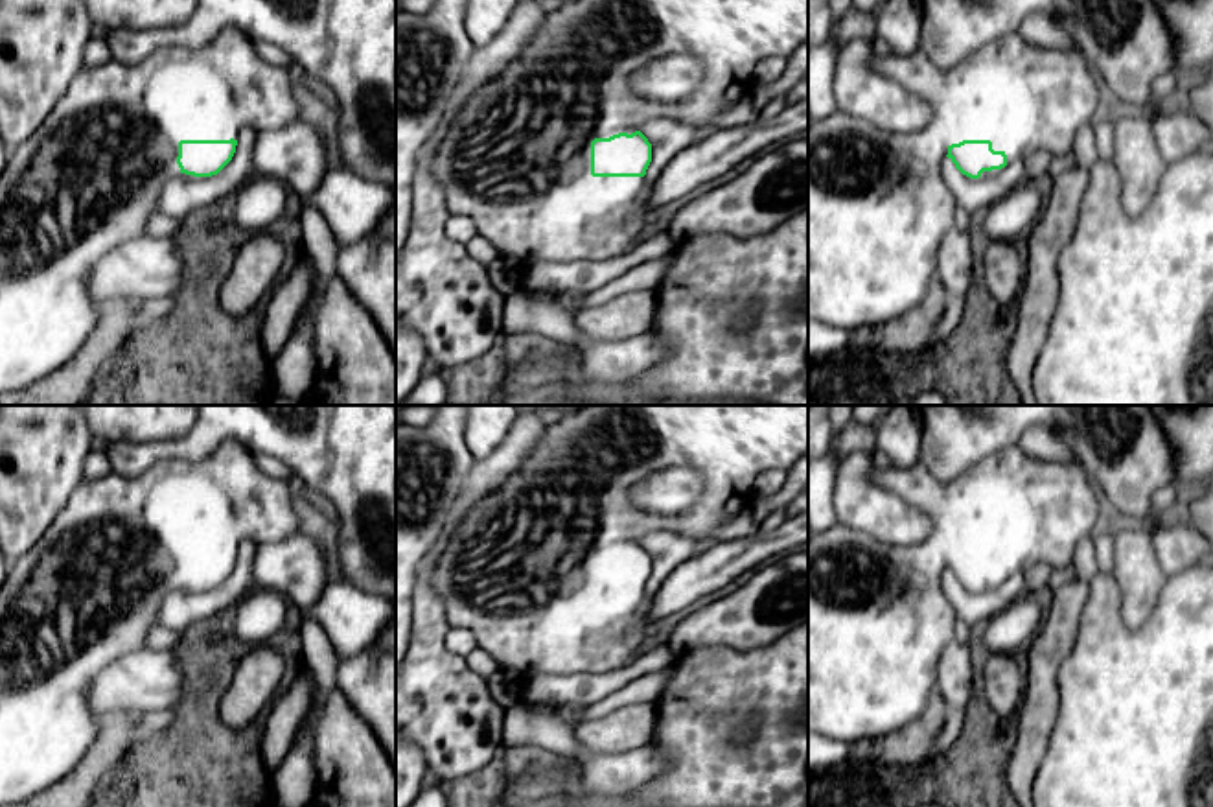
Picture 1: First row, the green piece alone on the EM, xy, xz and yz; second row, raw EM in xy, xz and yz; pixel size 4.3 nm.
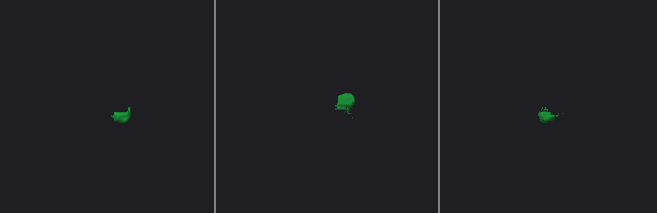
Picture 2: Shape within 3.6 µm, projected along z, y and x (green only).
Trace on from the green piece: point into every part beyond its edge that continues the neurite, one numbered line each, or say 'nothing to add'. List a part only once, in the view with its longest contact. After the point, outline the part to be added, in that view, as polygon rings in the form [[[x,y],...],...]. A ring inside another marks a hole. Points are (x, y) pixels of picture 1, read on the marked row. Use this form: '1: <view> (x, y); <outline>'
1: xz (516, 161); [[[565,0],[560,7],[547,13],[539,33],[528,48],[512,61],[501,74],[473,94],[456,112],[447,134],[442,138],[433,173],[445,193],[445,206],[451,216],[469,217],[480,236],[484,236],[499,254],[517,260],[523,269],[539,262],[578,262],[578,260],[609,260],[628,252],[641,243],[646,216],[652,210],[646,203],[653,184],[644,177],[593,177],[591,175],[591,142],[609,138],[618,133],[635,133],[639,125],[650,120],[676,120],[688,125],[710,125],[716,116],[733,107],[753,85],[755,68],[769,57],[790,57],[803,42],[808,41],[808,0]],[[672,53],[692,53],[703,66],[703,83],[687,99],[677,103],[646,101],[630,88],[631,76],[653,59]]]

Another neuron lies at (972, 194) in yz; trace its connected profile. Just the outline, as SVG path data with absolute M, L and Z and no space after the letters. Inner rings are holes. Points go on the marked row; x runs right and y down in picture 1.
M942 158L942 177L955 195L957 205L976 214L988 210L992 205L1007 197L1014 188L1027 182L1022 160L1014 160L1001 170L983 171L979 179L963 175L952 158Z

